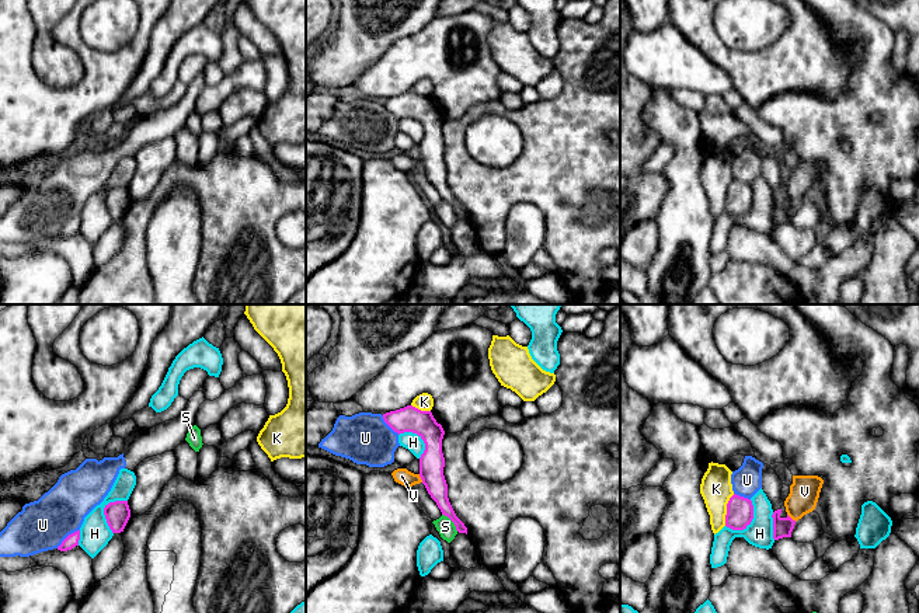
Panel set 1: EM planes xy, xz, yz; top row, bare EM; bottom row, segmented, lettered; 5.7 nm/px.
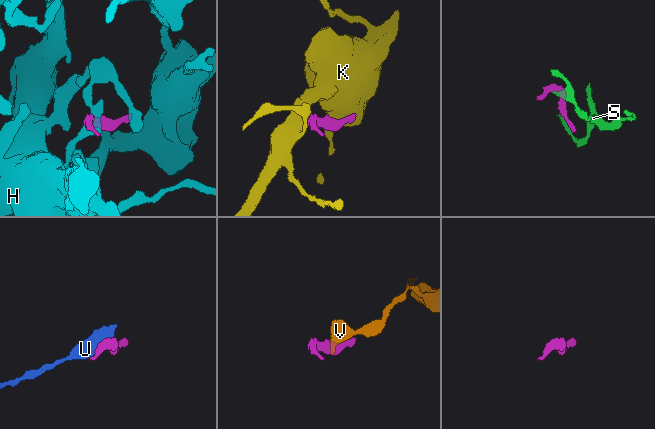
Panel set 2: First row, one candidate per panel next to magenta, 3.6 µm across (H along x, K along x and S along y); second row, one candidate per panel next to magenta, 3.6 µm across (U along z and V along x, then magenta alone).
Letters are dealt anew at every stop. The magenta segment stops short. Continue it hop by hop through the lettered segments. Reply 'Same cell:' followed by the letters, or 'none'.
Same cell: none

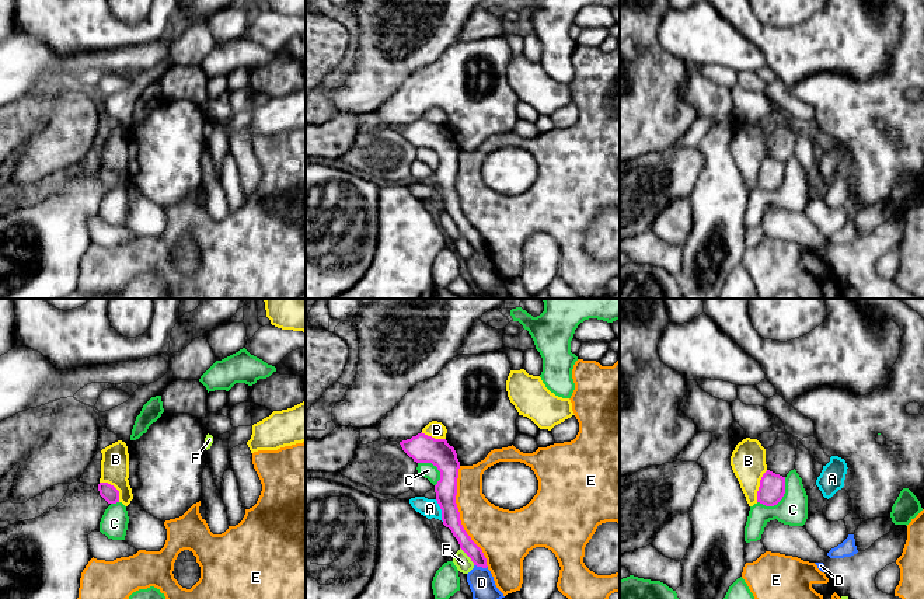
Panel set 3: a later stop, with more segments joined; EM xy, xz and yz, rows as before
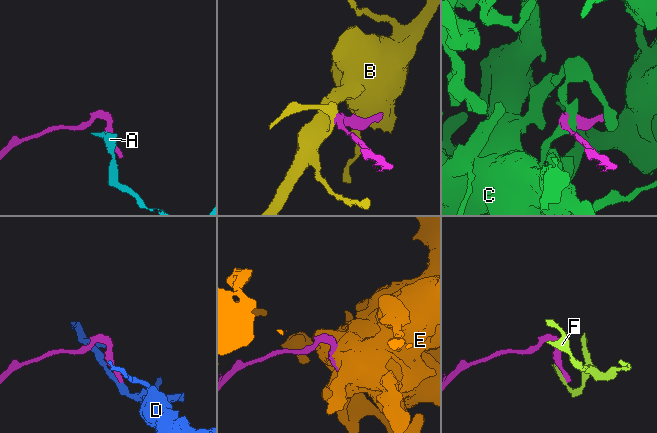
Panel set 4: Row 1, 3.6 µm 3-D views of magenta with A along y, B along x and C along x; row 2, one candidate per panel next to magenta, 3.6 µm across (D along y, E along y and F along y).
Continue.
Same cell: none

